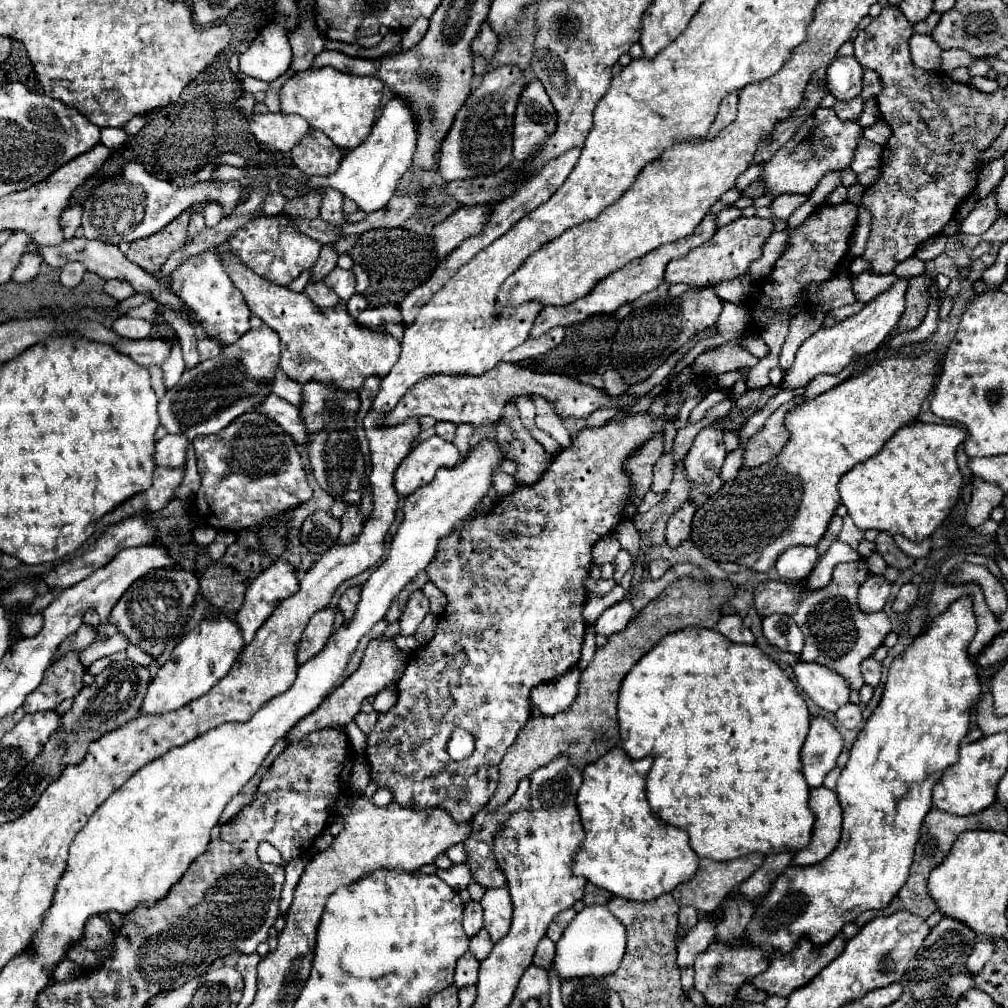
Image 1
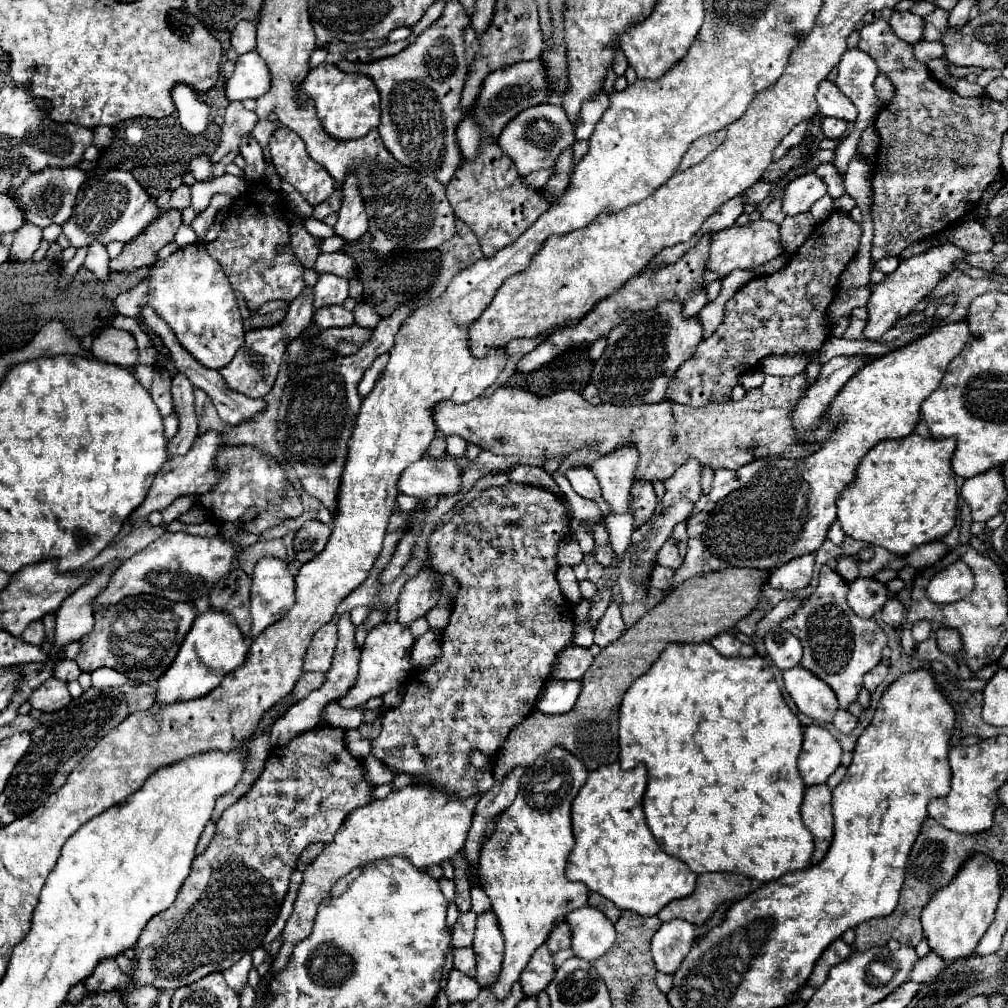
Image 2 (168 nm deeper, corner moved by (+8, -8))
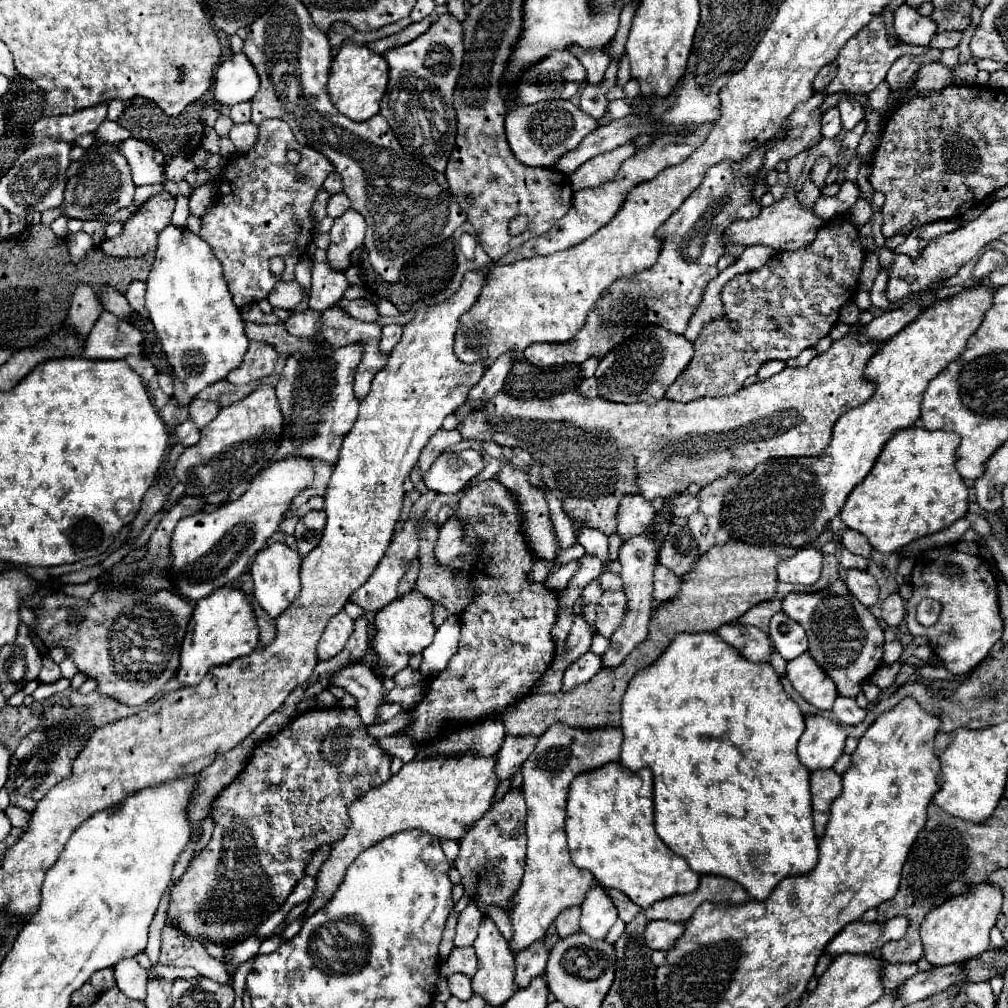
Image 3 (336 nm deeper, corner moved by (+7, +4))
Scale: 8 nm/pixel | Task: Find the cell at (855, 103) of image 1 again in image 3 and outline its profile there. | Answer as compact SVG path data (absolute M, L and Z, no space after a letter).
M830 108L824 116L822 116L822 136L824 138L836 138L842 130L842 122L840 122L840 114L836 108Z

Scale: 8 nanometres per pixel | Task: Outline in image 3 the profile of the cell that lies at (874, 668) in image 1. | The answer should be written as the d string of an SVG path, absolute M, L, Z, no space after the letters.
M894 662L894 664L882 664L882 666L872 674L870 682L876 684L880 690L884 690L884 688L888 688L888 686L896 680L898 672L900 672L900 664L898 664L898 662Z

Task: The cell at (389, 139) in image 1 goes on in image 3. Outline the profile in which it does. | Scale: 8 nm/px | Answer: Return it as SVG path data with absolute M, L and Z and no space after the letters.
M346 210L342 216L334 220L330 230L332 242L328 248L328 262L336 270L346 270L350 266L350 254L362 246L366 232L366 222L360 212Z

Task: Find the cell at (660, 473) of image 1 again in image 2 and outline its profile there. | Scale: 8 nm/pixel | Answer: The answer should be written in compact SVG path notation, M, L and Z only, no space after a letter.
M635 482L631 490L631 508L629 512L633 514L633 526L635 530L641 528L655 512L657 506L657 496L653 490L651 482Z

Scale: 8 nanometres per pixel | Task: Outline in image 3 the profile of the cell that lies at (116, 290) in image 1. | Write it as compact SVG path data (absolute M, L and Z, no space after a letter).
M134 280L134 282L130 282L130 286L128 286L128 290L126 290L126 298L128 298L128 302L130 302L130 306L132 306L132 310L136 310L136 312L140 312L142 316L148 316L148 310L146 310L146 283L140 282L140 280Z

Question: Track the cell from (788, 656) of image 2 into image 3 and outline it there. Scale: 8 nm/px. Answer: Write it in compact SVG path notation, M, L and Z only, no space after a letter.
M776 612L770 620L770 640L784 660L794 660L806 652L808 640L798 622L784 612Z

